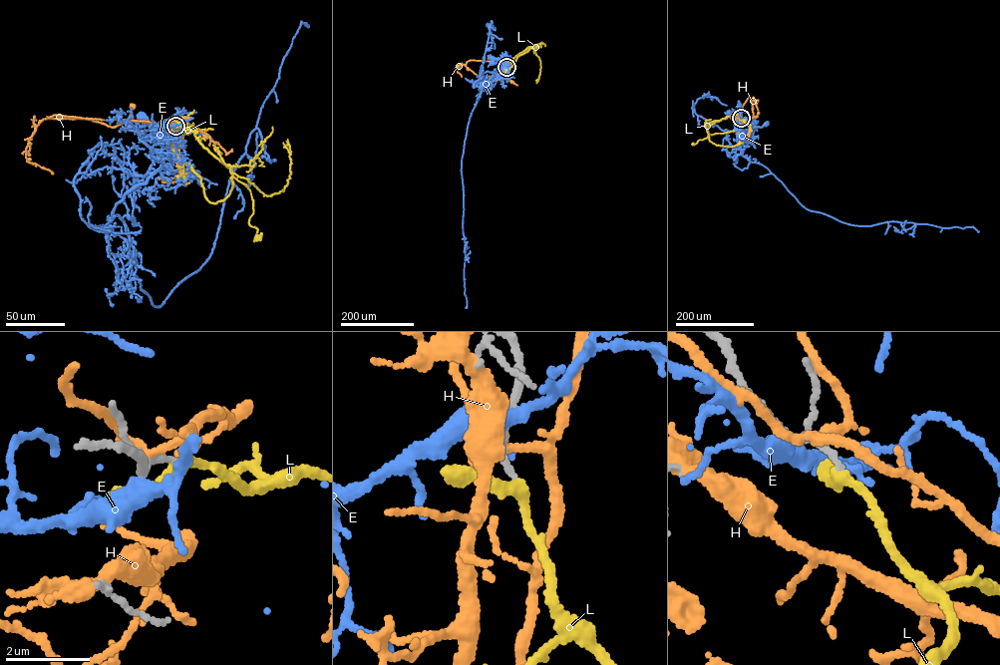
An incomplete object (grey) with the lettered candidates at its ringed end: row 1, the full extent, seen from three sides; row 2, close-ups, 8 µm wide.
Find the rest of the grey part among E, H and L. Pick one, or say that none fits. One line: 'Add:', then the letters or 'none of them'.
Add: L

